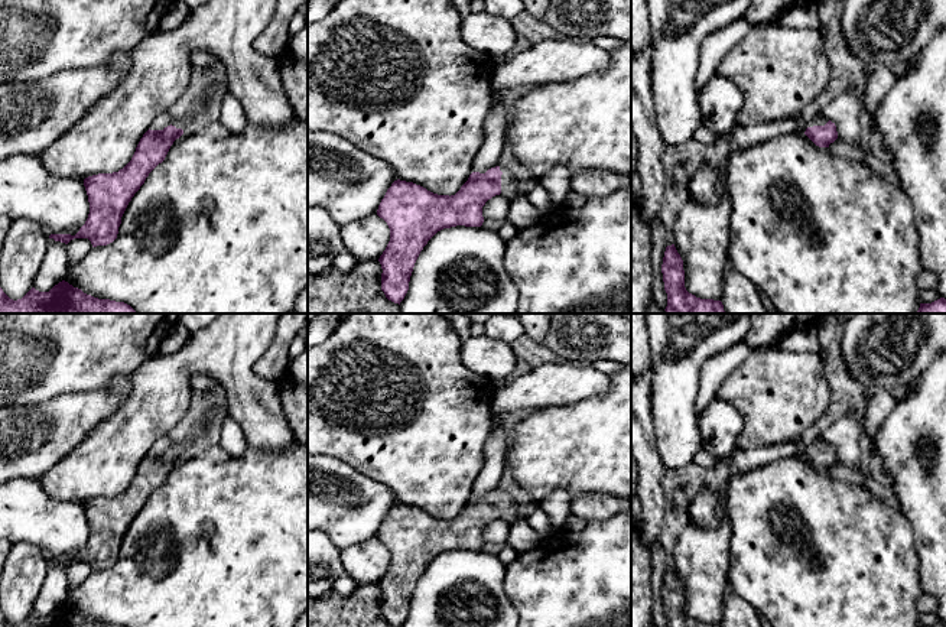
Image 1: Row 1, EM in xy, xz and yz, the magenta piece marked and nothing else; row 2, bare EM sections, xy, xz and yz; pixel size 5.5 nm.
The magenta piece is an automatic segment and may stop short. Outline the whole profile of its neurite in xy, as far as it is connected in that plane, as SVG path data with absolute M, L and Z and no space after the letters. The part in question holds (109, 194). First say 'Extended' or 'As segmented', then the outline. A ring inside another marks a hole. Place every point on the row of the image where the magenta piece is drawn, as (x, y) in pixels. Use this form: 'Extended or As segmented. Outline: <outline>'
Extended. Outline: M176 121L163 130L147 130L131 160L118 172L98 173L84 179L90 214L75 235L51 234L49 238L68 244L74 238L88 238L92 247L107 246L117 238L121 217L144 183L149 173L165 160L170 146L183 134L186 121Z

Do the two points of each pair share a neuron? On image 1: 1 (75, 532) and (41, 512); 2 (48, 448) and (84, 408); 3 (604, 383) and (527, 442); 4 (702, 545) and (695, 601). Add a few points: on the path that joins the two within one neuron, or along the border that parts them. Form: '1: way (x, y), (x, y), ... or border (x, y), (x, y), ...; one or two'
1: way (67, 532), (49, 520); one
2: way (54, 438), (74, 418); one
3: border (610, 376), (607, 390), (552, 406); two
4: way (702, 559), (702, 587); one

